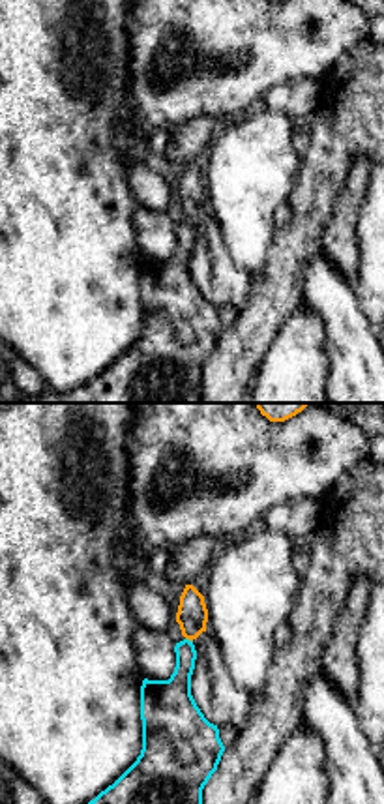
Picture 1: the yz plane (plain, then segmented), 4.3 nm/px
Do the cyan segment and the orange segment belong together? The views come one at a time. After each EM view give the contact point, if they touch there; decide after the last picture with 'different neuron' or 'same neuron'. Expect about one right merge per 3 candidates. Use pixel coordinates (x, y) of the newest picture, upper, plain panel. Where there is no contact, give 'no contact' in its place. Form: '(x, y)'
(188, 220)

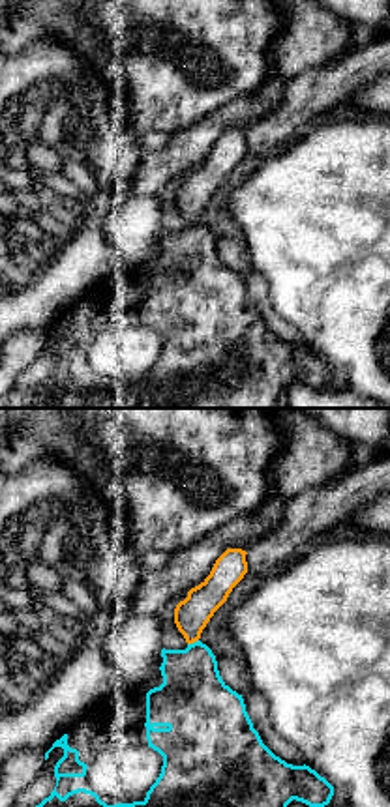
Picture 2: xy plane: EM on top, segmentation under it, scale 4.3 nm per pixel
(194, 223)

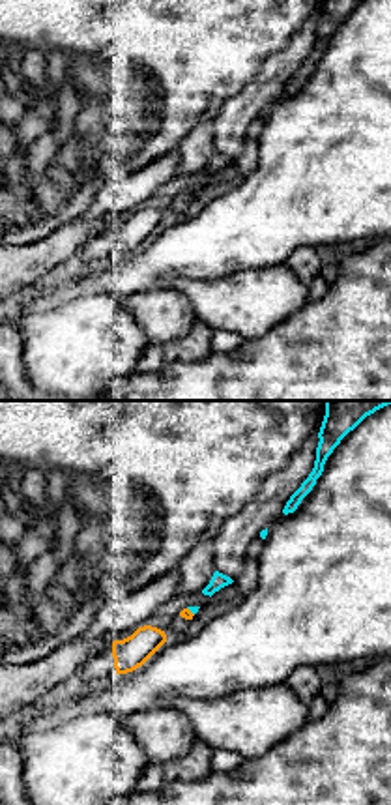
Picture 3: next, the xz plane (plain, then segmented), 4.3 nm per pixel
(189, 190)

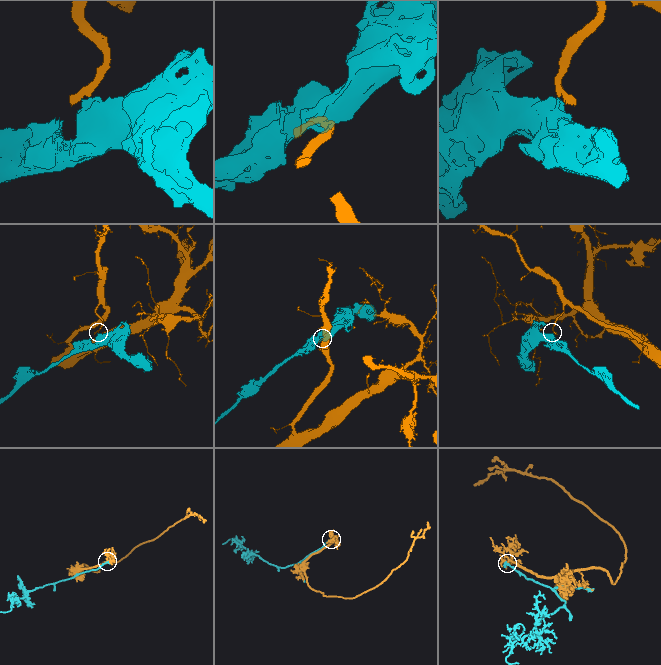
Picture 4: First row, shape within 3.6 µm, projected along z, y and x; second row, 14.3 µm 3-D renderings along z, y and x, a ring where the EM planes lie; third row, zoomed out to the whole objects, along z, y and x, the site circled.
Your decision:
different neuron

